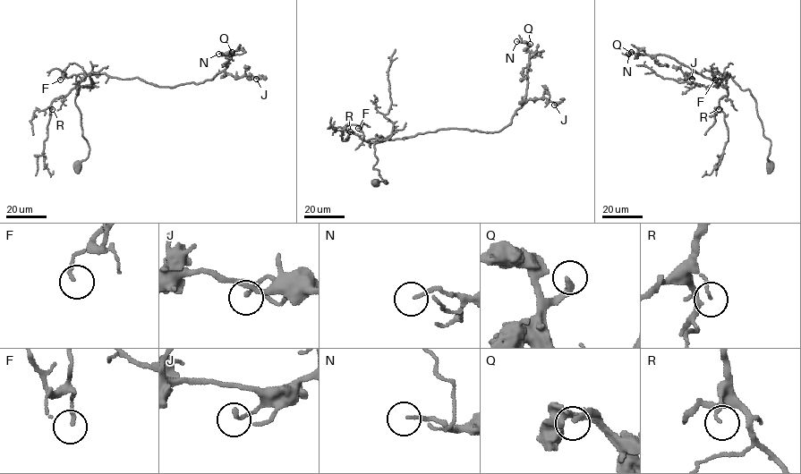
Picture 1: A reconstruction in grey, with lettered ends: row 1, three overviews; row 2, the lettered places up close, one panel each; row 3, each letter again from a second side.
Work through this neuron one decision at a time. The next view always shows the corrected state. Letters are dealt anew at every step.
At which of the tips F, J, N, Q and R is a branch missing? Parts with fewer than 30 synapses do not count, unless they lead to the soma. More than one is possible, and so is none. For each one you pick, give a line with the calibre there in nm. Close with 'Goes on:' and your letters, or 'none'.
Q: 240 nm thick
Goes on: Q

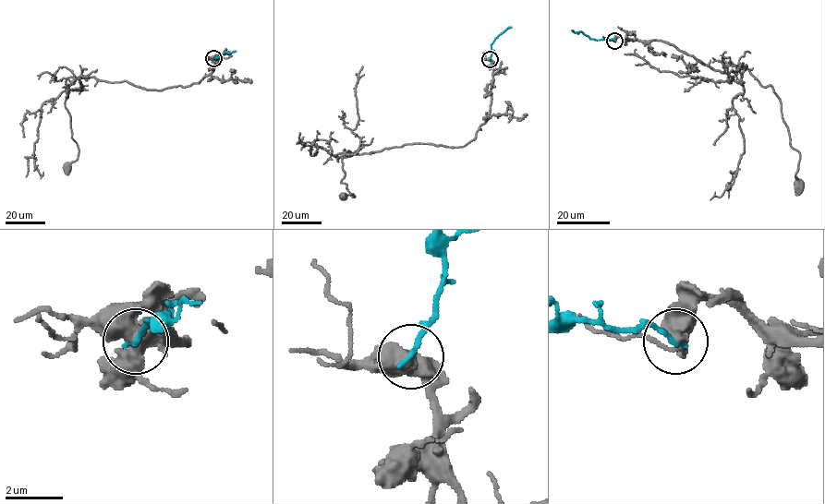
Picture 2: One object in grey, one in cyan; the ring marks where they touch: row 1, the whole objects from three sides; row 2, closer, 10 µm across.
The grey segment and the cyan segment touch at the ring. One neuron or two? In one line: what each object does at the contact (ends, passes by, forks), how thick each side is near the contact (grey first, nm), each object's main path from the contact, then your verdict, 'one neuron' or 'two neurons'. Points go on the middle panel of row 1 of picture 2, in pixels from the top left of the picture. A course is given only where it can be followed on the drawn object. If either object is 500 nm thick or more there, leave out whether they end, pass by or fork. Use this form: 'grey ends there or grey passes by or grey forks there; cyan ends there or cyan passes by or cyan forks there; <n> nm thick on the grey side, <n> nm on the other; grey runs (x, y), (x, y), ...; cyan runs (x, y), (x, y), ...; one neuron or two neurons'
550 nm thick on the grey side, 170 nm on the other; grey runs (490, 59), (489, 117), (475, 138), (463, 146), (406, 144), (345, 157), (341, 183), (355, 196), (344, 197); cyan runs (490, 59), (491, 44), (511, 27); two neurons

